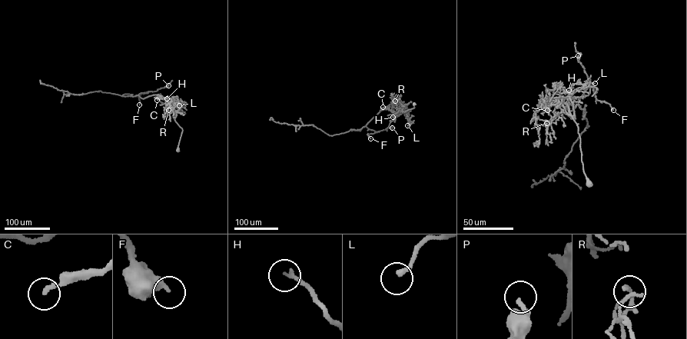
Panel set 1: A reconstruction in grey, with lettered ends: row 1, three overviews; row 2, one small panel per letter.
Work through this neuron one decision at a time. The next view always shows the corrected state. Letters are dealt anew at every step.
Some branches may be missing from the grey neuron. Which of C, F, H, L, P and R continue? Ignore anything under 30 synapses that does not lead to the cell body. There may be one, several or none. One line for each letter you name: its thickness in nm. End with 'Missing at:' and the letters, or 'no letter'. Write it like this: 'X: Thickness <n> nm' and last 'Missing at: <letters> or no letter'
Missing at: no letter

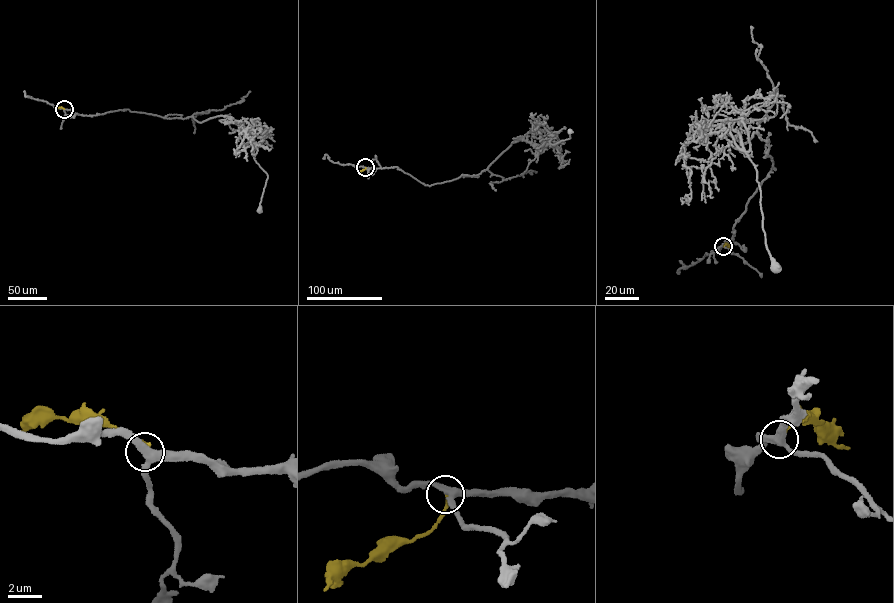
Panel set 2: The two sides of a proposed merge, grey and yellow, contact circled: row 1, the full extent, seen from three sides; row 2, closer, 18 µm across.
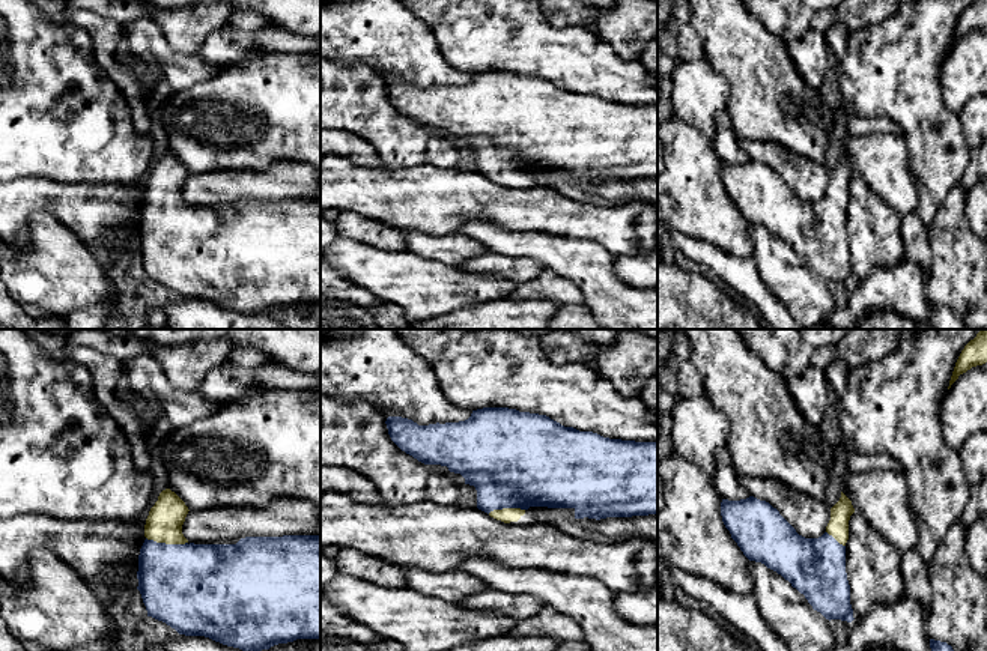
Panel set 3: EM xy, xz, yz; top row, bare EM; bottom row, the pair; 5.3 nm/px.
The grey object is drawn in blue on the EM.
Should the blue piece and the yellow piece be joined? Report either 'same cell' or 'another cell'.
same cell

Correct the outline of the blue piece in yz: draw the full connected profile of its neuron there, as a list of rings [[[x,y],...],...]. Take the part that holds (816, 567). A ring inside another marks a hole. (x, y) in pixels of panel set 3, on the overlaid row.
[[[841,492],[840,501],[831,508],[826,532],[818,538],[805,538],[766,501],[749,496],[740,501],[722,499],[721,502],[722,522],[749,561],[761,562],[781,574],[826,619],[847,622],[855,619],[846,573],[846,543],[849,540],[849,520],[853,513],[852,501]]]

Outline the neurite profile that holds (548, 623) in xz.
[[[543,607],[536,616],[516,622],[507,634],[513,637],[546,636],[561,642],[581,640],[584,636],[575,619],[555,612],[552,607]]]

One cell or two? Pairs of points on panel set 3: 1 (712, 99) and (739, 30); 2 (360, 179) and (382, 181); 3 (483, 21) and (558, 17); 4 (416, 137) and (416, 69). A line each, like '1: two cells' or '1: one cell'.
1: two cells
2: one cell
3: two cells
4: two cells

